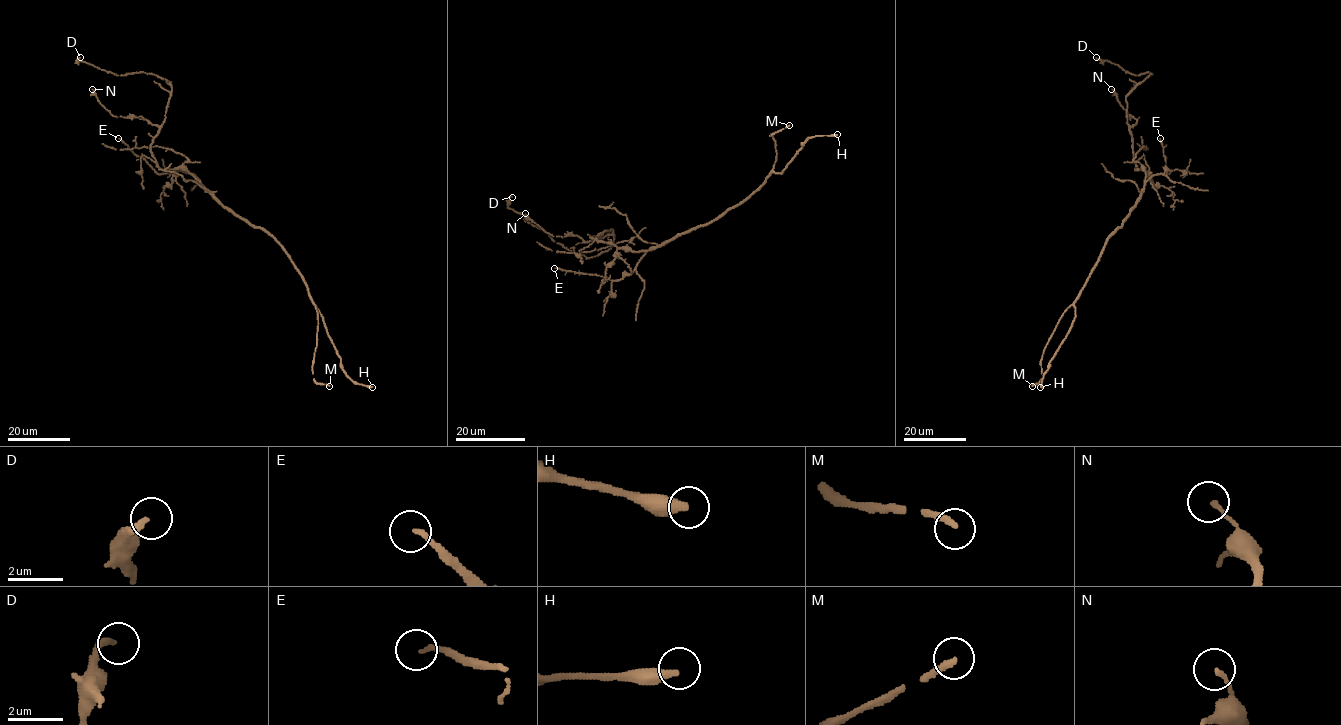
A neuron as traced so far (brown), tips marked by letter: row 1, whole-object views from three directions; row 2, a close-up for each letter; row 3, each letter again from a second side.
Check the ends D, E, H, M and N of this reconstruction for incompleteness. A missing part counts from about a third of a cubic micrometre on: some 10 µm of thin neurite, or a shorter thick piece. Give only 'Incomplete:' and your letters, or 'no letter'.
Incomplete: H, M

